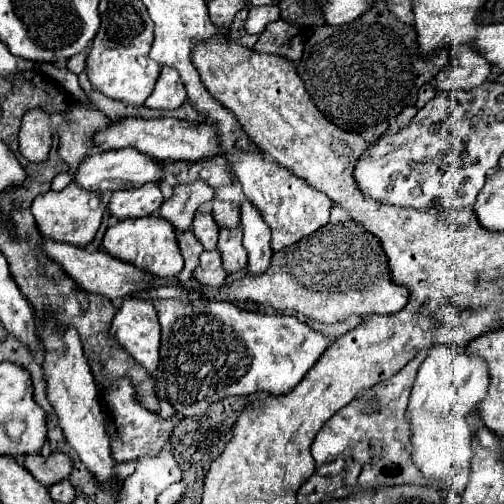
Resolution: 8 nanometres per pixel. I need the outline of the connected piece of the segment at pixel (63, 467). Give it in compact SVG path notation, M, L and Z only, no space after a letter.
M55 452L51 454L49 458L41 456L41 454L33 454L33 456L27 456L23 466L41 482L45 484L47 488L65 480L71 470L73 470L73 460L63 454L63 452Z

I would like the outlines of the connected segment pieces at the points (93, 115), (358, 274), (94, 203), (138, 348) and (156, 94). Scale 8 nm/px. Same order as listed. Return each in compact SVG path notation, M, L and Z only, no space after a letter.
M73 102L71 108L63 114L63 124L57 130L61 140L59 154L71 166L71 170L75 170L89 152L97 150L93 144L93 134L107 124L109 118L101 110L87 108L81 102Z
M349 220L349 222L339 222L339 224L327 224L319 228L315 234L301 238L297 244L291 244L289 248L283 248L283 252L273 252L271 264L267 272L261 276L243 276L239 280L233 280L231 284L225 284L221 288L209 288L205 284L197 284L195 280L189 280L187 284L169 278L169 286L179 286L179 288L189 288L191 292L197 292L203 300L241 300L241 302L255 302L263 304L265 308L273 310L295 310L305 314L307 318L313 318L317 322L333 324L341 322L349 316L369 316L369 314L395 314L405 308L409 300L409 292L403 286L397 286L391 282L391 272L387 266L387 256L379 244L379 240L367 232L361 224Z
M69 184L61 192L47 192L43 196L37 196L31 206L31 212L35 216L35 222L37 222L43 238L73 244L79 248L85 248L87 244L93 242L93 238L99 230L101 218L103 218L103 210L105 210L105 206L99 200L99 194L87 192L87 190L79 188L77 184Z
M125 298L121 310L117 312L111 336L139 362L147 372L153 372L159 362L159 338L161 326L157 320L157 310L151 300Z
M163 66L159 80L155 84L155 90L145 100L145 106L147 108L159 108L159 110L175 110L183 102L185 102L185 88L183 88L179 74L173 68Z

